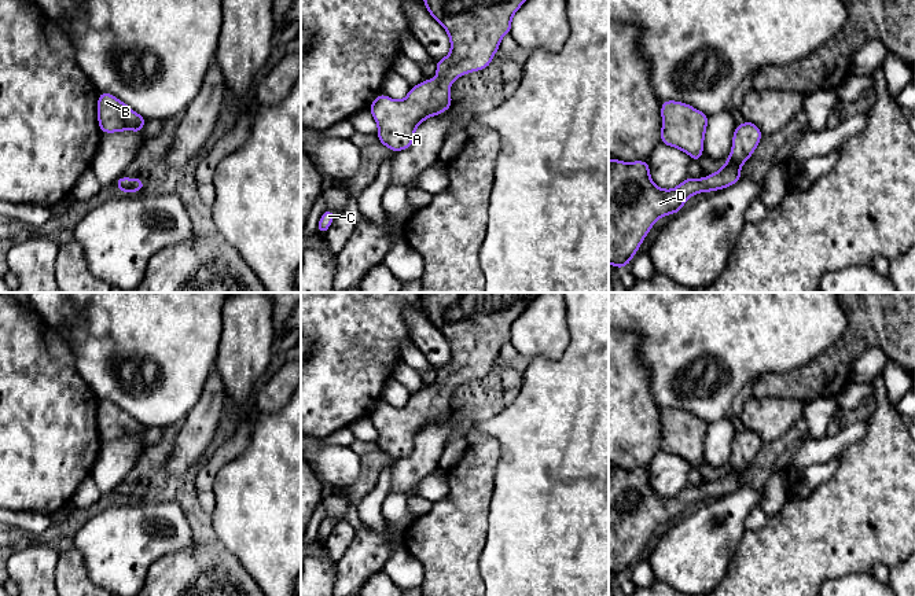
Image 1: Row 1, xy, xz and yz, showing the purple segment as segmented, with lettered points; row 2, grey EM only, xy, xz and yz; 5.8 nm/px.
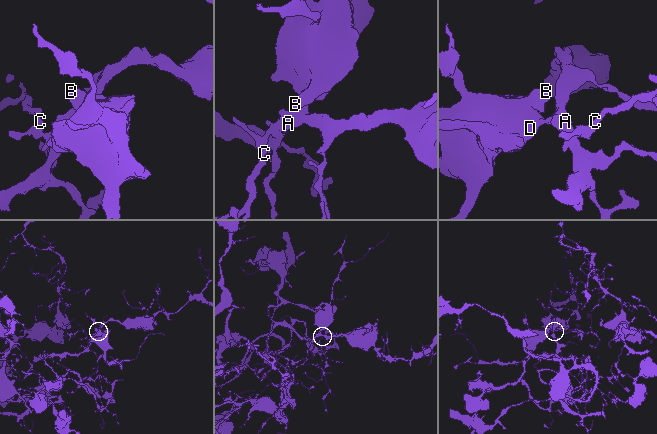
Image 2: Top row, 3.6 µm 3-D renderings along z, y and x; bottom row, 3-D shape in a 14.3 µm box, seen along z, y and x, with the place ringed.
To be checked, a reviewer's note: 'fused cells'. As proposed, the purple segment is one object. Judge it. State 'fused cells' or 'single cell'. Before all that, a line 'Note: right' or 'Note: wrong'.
Note: wrong
single cell

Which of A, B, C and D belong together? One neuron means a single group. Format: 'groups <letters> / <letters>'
groups A B C D

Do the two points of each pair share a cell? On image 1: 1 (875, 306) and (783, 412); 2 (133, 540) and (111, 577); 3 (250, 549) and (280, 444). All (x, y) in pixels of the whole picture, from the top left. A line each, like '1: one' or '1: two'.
1: two
2: one
3: one

